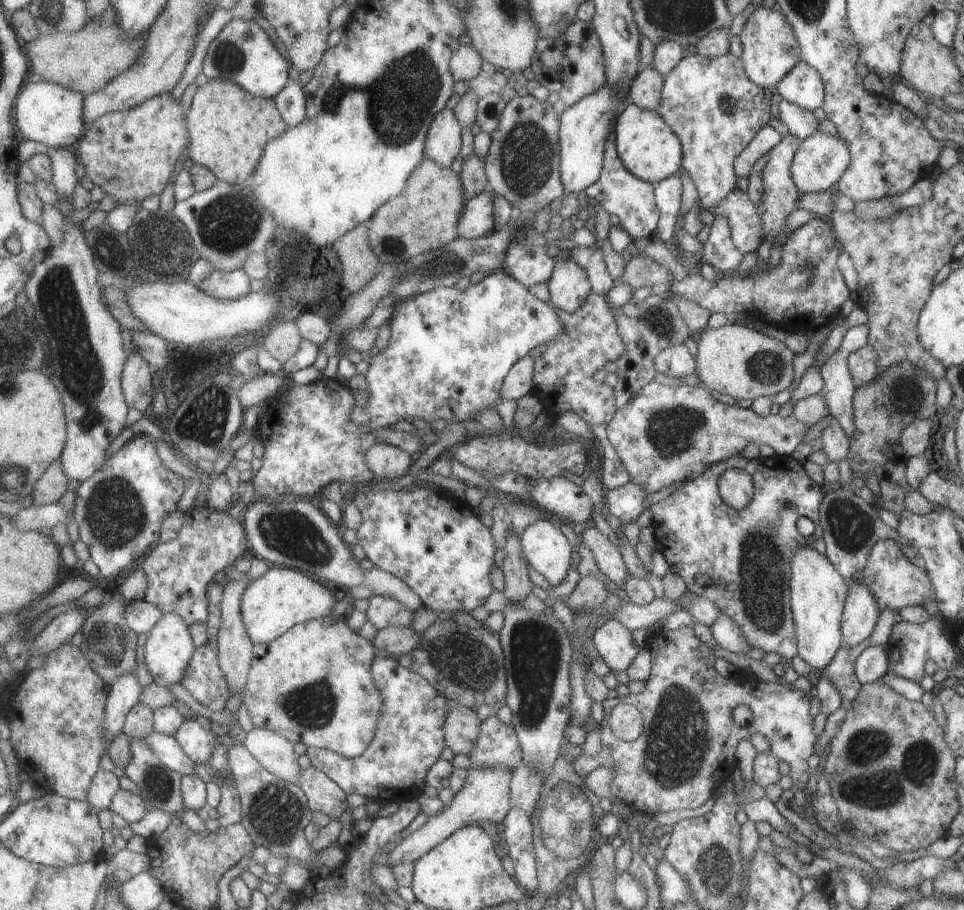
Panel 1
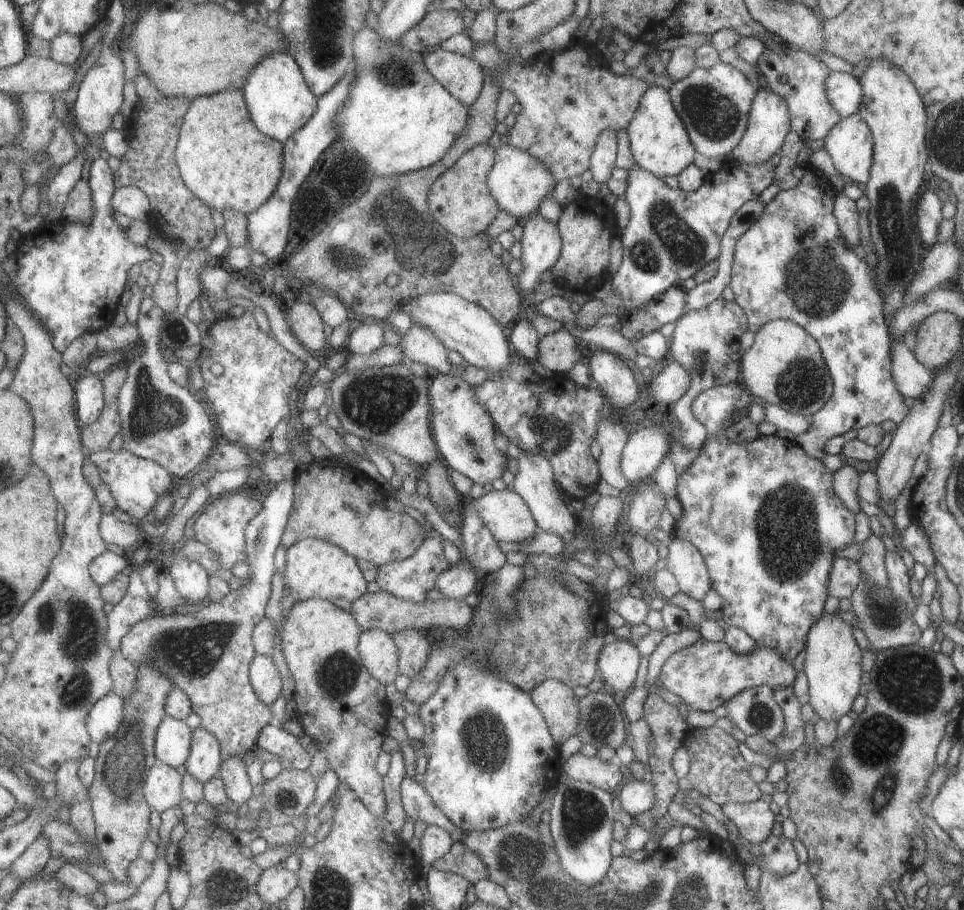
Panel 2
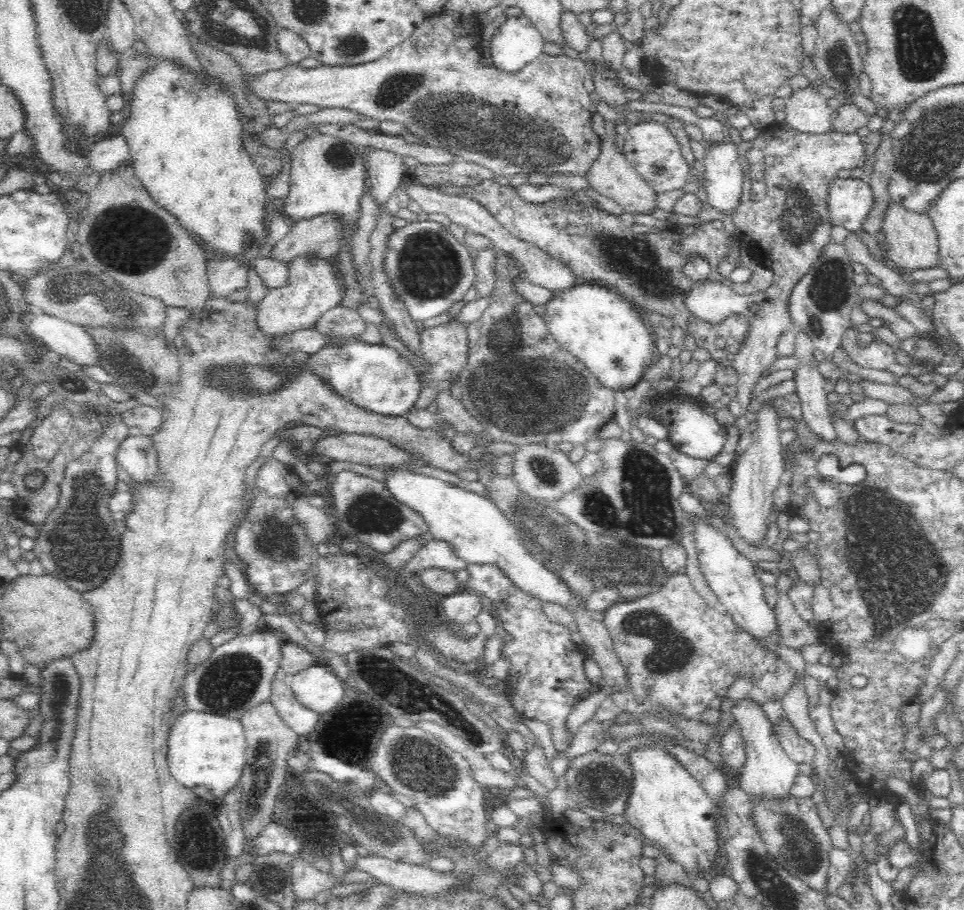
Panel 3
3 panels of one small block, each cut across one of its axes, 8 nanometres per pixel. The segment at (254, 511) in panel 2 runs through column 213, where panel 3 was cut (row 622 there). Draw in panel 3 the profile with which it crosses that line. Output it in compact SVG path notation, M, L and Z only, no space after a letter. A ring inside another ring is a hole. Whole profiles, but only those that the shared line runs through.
M467 564L466 570L469 573L469 579L465 582L467 584L466 590L480 592L484 599L490 599L497 610L499 627L511 635L511 639L506 641L501 648L501 656L508 660L509 664L509 674L506 679L508 686L505 695L509 698L518 716L539 720L546 724L550 729L557 752L568 750L575 735L572 737L572 734L568 732L566 720L572 709L575 708L576 702L591 695L597 689L597 686L592 686L590 679L586 677L583 665L586 657L580 652L579 644L570 639L571 628L551 623L542 610L542 602L534 599L532 595L518 590L518 587L510 582L510 579L506 578L502 571L498 570L498 567ZM535 680L539 684L533 685L532 682Z

